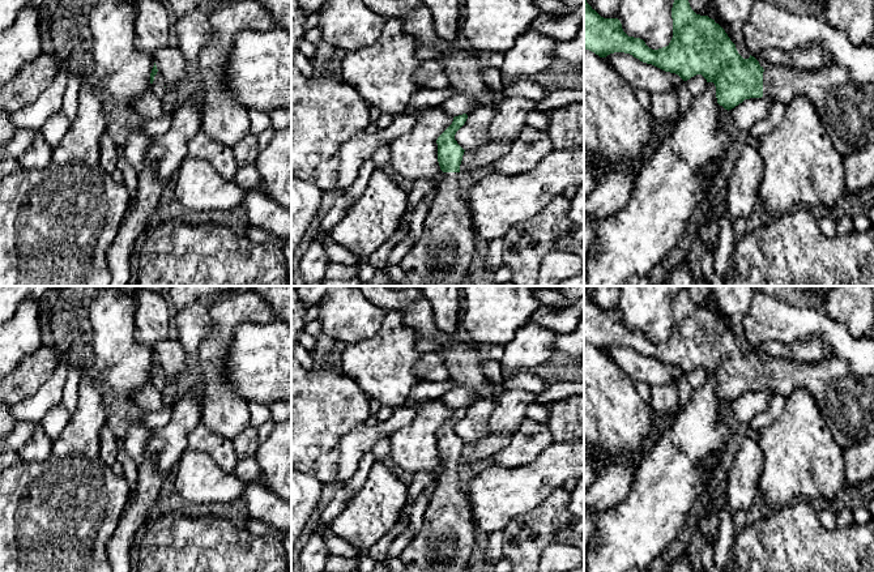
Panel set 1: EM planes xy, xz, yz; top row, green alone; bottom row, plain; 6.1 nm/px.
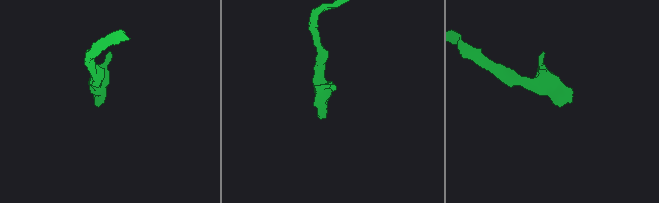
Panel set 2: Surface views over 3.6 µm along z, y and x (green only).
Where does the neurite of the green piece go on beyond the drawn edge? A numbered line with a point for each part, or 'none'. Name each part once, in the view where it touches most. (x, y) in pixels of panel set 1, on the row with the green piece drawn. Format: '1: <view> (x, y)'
1: yz (845, 107)

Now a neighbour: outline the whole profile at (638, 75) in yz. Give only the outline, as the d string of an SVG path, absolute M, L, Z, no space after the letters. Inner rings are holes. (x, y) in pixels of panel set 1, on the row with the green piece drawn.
M610 54L606 56L606 63L622 76L634 91L644 89L651 94L666 93L677 90L685 82L678 74L643 63L630 54Z

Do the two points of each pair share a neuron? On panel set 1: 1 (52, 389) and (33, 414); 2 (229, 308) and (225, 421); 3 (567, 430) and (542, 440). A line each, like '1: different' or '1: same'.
1: same
2: same
3: different

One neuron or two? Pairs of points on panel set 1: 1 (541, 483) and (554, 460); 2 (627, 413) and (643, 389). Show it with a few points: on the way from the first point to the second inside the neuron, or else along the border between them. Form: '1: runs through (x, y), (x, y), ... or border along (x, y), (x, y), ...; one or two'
1: runs through (541, 478), (554, 465); one
2: border along (634, 384), (638, 395), (648, 402); two

